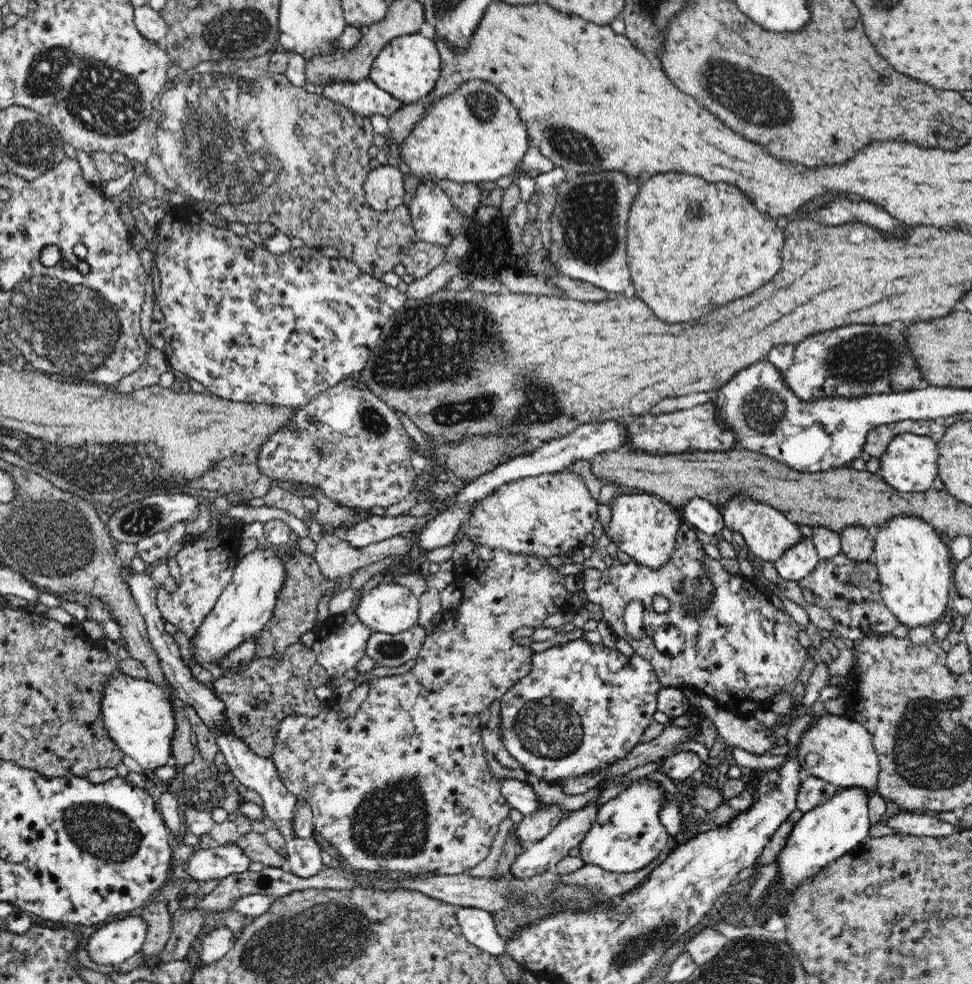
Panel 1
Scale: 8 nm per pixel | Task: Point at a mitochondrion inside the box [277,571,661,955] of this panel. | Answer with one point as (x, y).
(392, 821)

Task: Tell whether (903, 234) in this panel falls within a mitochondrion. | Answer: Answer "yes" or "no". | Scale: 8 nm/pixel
no

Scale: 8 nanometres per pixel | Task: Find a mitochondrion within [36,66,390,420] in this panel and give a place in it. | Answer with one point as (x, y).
(204, 114)

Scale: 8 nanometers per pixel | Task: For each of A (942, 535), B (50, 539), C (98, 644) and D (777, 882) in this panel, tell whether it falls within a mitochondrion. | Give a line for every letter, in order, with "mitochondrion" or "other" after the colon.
A: other
B: mitochondrion
C: other
D: other

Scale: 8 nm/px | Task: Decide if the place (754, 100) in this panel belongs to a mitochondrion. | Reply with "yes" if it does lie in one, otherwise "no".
yes

